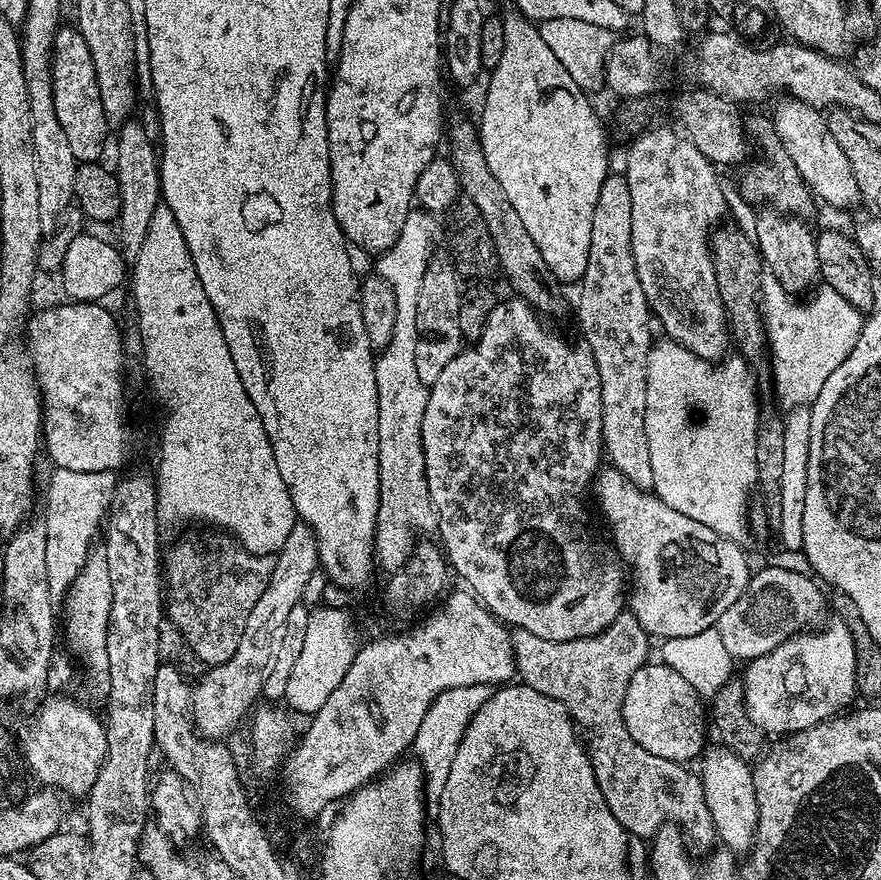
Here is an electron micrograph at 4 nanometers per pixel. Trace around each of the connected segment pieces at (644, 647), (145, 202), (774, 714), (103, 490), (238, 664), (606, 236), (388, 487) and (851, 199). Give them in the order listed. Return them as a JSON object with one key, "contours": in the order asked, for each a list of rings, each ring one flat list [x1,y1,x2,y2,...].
{"contours":[[[621,610,618,618,610,625,606,626,606,630,602,630,596,636,590,638,578,638,577,640,567,640,566,642,554,642,546,638,538,638,538,634,530,634,530,630,525,628,511,629,510,635,512,638,512,653,516,659,516,676,526,686,530,686,534,690,538,690,538,694,546,694,546,698,554,698,554,702,562,702,562,706,566,706,569,716,572,718,572,723,586,737,586,751,588,757,592,760,592,769,594,770,594,778,598,782,598,790,602,790,602,798,606,798,606,806,610,810,610,814,614,814,614,818,618,818,618,822,624,827,624,831,629,836,642,836,645,838,655,837,656,833,664,827,665,824,674,824,679,828,689,841,692,840,696,844,701,844,702,847,708,848,712,842,717,839,716,827,710,818,710,810,706,806,706,794,704,787,700,781,699,775,695,771,692,772,691,767,685,766,678,760,667,760,666,758,658,758,654,754,650,754,650,750,642,750,642,746,638,746,638,742,634,742,634,738,630,738,630,730,626,730,626,722,622,718,622,702,626,698,626,686,630,684,630,678,634,678,634,674,641,668,643,664,649,663,648,656,648,632,644,629,645,625,638,618,634,618,634,614,630,610]],[[136,118,129,119,127,122,119,125,117,132,120,133,117,136,115,133,114,136,114,144,116,140,116,164,114,163,114,171,118,178,118,190,120,191,120,215,118,217,120,240,118,239,118,244,125,257,135,258,138,250,142,250,142,238,146,238,146,230,150,226,150,218,154,214,154,210,162,202,160,195,160,157,153,137,152,140,148,137,147,130,136,121]],[[838,619,831,623,829,628,805,630,792,636,782,642,782,646,759,656,745,667,748,669,742,675,744,701,750,718,761,732,773,732,776,738,801,732,843,713,851,705,848,703,857,699,854,642,850,638,850,630,846,630]],[[56,468,53,471,52,485,48,488,48,513,42,517,42,523,46,530,46,572,47,582,53,599,61,599,73,584,74,578,81,572,82,566,88,560,93,551,92,543,96,540,96,531,101,531,106,517,112,506,112,499,116,493,117,473,112,470,105,472,79,472,78,470,66,470]],[[297,522,288,528,286,538,280,551,275,553,276,565,274,578,270,578,270,586,254,610,250,610,250,618,246,618,246,630,242,630,242,642,238,642,238,650,228,662,213,664,208,672,192,690,192,720,201,736,209,740,223,741,240,724,240,719,253,711,254,705,261,699,264,690,264,673,272,663,276,652,276,641,286,626,286,617,290,610,305,599,304,591,312,580,312,575,320,568,318,542,314,530,303,522]],[[609,174,598,190,598,202,594,206,594,222,590,226,590,262,586,262,586,274,578,281,580,297,574,300,574,316,580,319,584,331,583,343,594,354,598,366,598,378,602,386,602,438,607,459,622,474,630,477,639,488,652,488,650,470,650,442,646,442,646,366,648,351,654,337,648,329,650,309,642,290,642,282,636,273,634,256,630,246,630,186,627,175]],[[423,210,409,211,394,246,375,257,375,275,386,278,386,282,394,286,394,298,398,298,398,322,394,322,394,338,390,338,390,346,386,346,376,356,380,475,376,556,379,567,381,564,384,568,390,568,388,570,400,569,407,562,418,540,416,532,432,534,437,531,436,511,426,482,422,450,422,414,426,414,429,385,418,378,418,366,414,366,418,286,422,286,422,274,426,274,429,262,434,259,432,239,436,236,436,220,433,213]],[[784,98,781,101,772,116,771,127,813,197,817,201,825,200,832,208,848,208,851,204,861,203,854,170,850,170,850,162,846,162,846,154,842,154,842,146,838,146,834,134,830,134,825,113,801,100]]]}

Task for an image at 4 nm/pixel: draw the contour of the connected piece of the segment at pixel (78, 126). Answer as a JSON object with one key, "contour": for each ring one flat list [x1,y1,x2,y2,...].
{"contour":[[75,26,57,27,56,46,52,58,52,89,54,110,62,130,70,141,70,150,78,162,96,162,104,152,104,143,109,143,110,125,102,110,102,98,98,90,98,78,94,74,94,58,90,58,90,46]]}

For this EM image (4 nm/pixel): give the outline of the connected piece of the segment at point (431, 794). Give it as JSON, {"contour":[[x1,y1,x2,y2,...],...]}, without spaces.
{"contour":[[487,684,458,686,440,692,438,698,434,698,430,710,426,710,426,718,422,718,422,726,418,726,418,734,414,738,411,751,416,752,415,759,424,770,424,794,429,813,439,813,442,790,446,786,446,778,450,775,454,754,458,752,458,746,462,742,462,734,466,734,466,726,488,700,489,695,490,688]]}

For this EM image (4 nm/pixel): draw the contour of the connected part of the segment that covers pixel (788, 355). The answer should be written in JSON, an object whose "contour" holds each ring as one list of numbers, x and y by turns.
{"contour":[[770,274,763,277,760,294,766,344,770,349,770,376,776,379,776,396,788,410,797,405,811,405,826,378,830,378,830,374,846,362,850,350,854,350,862,323,861,309,850,306,838,290,827,286,817,287,807,297,808,304,799,304,796,301,799,299]]}

